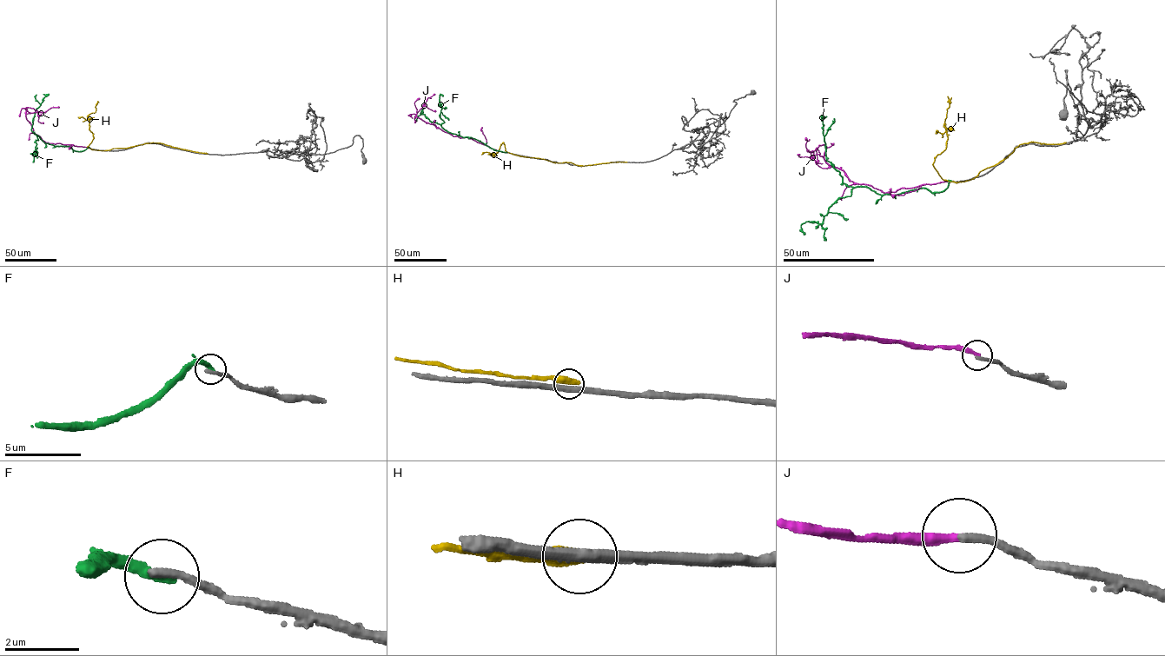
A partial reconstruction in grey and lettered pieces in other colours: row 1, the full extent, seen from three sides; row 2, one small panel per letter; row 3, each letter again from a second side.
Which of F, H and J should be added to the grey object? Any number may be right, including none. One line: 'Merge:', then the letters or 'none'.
Merge: none

